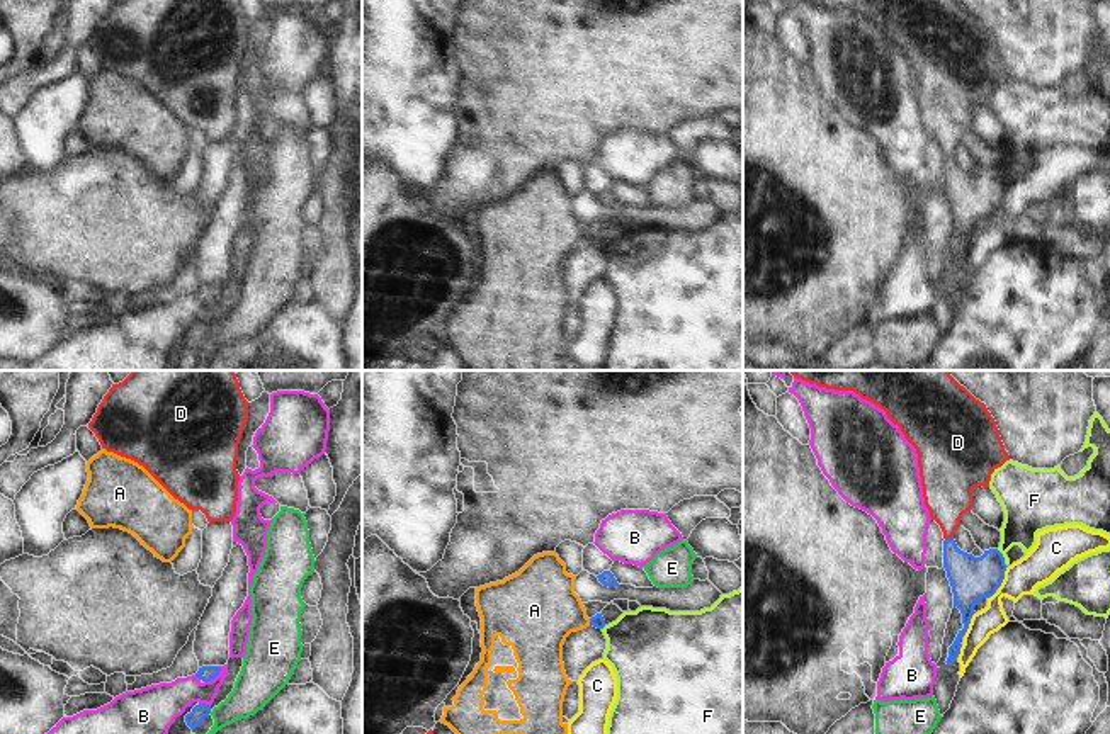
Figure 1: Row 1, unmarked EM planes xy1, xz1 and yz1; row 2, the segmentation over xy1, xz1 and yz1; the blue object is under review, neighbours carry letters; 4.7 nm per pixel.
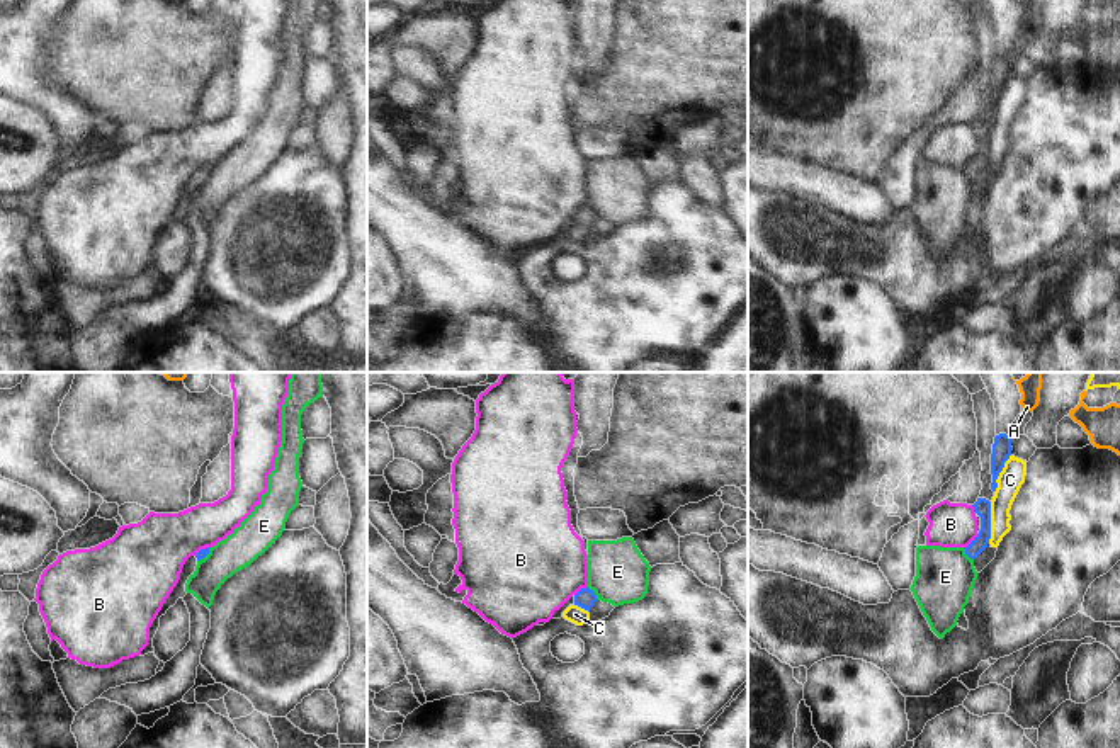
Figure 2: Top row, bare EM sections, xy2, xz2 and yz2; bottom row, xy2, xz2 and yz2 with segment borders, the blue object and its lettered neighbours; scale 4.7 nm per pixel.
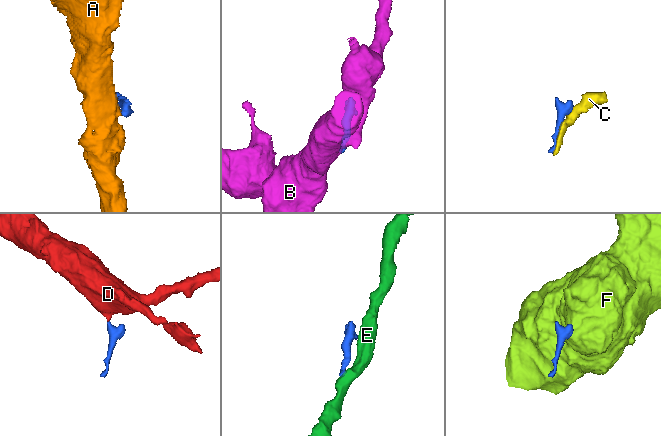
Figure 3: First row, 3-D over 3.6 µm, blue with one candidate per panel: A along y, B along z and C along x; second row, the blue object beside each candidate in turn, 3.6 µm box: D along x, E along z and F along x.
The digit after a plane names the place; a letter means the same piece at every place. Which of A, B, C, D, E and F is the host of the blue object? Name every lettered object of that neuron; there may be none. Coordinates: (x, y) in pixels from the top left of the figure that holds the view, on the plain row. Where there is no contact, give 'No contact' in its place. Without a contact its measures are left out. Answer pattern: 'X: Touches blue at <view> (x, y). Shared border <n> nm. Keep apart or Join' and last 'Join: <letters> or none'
A: Touches blue at xz1 (590, 242). Shared border 30 nm. Keep apart
B: Touches blue at xy1 (215, 296). Shared border 120 nm. Keep apart
C: Touches blue at yz2 (989, 141). Shared border 200 nm. Keep apart
D: Touches blue at yz1 (949, 158). Shared border 50 nm. Join
E: Touches blue at xz2 (593, 211). Shared border 90 nm. Keep apart
F: Touches blue at yz1 (1003, 177). Shared border 100 nm. Keep apart
Join: D.

